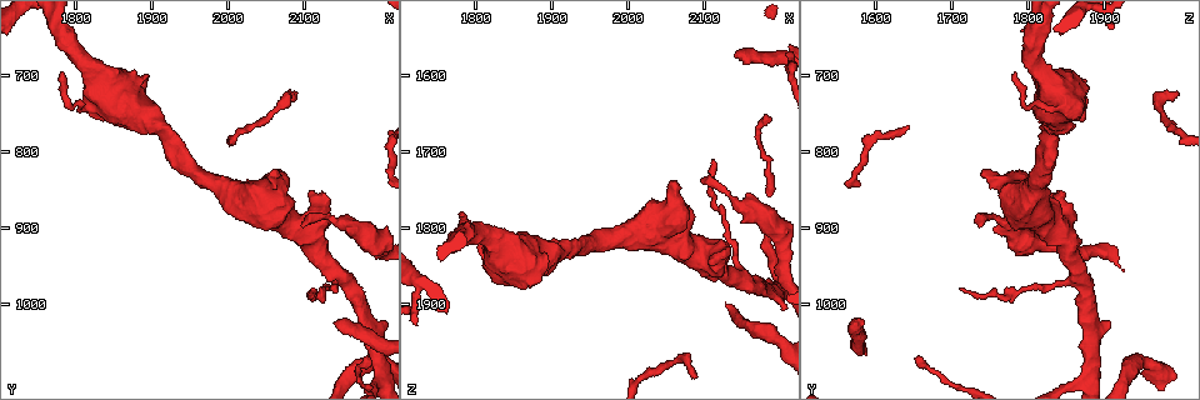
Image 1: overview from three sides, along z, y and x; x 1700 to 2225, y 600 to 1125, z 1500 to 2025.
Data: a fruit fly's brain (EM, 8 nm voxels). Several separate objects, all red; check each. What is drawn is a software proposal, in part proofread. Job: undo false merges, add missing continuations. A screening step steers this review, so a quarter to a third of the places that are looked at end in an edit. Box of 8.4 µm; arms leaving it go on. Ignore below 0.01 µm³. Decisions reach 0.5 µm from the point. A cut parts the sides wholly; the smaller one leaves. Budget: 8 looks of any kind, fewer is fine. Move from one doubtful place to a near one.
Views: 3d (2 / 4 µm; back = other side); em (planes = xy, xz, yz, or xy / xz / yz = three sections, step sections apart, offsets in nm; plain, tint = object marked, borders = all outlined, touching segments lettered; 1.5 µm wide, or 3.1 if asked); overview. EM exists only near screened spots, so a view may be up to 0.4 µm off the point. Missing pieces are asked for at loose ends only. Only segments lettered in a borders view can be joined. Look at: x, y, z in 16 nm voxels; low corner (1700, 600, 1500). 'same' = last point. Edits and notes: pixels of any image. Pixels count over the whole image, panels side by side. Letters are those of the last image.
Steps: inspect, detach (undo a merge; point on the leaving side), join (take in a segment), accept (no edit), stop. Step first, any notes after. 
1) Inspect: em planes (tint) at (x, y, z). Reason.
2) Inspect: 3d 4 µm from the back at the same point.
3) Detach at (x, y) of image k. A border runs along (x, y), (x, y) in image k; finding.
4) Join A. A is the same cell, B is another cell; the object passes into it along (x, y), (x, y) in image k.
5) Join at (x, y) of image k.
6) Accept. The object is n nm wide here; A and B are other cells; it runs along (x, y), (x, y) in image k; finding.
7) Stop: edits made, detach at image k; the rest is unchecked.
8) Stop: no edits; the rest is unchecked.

Inspect: em yz step 4 (borders) at (2095, 900, 1735). Free end.

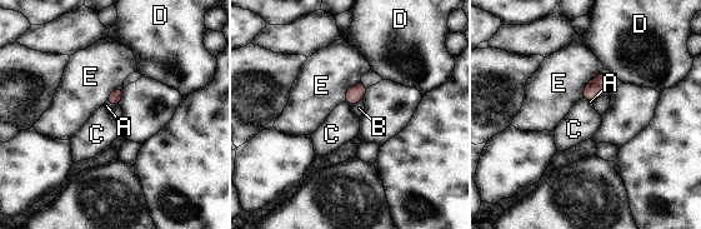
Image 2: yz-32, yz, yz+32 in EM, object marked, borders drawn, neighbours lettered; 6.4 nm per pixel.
Inspect: em xy step 4 (borders) at the same point.

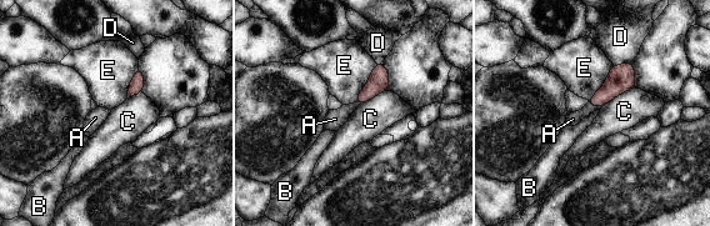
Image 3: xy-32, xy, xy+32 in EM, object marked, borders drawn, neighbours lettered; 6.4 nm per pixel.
Join A. The longest contact is with E, 280 nm; A is the same cell, B, C, D and E are other cells; the object passes into it along (621, 78), (596, 106), (573, 119) in image 3; the neuron continues.

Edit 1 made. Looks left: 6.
Inspect: em planes (borders) at (2085, 720, 1995).

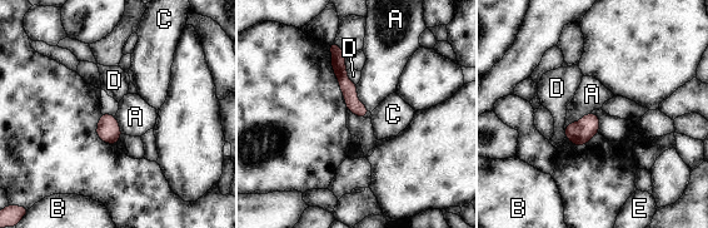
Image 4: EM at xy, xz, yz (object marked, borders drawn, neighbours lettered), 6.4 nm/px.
Accept. A, B, C, D and E are other cells; a border runs along (591, 112), (564, 130) in image 4; no lettered segment goes on from it.

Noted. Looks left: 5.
Inspect: overview.

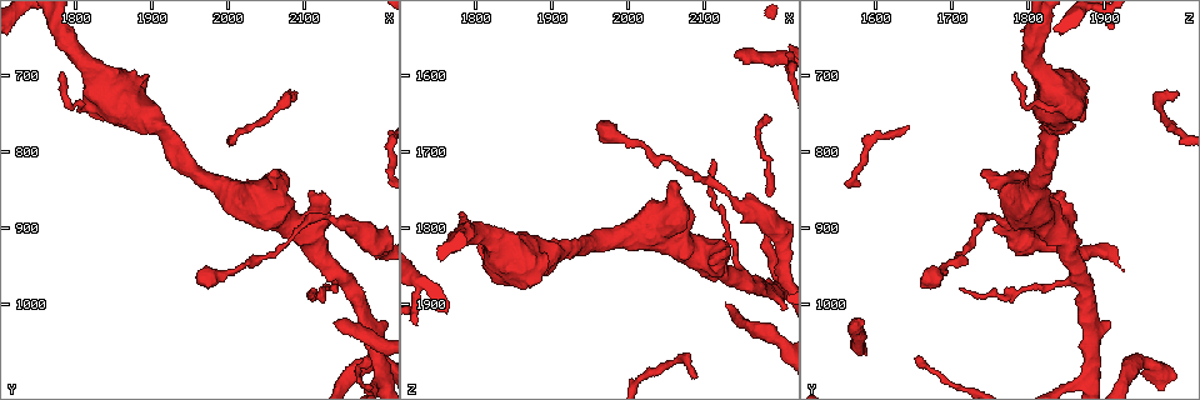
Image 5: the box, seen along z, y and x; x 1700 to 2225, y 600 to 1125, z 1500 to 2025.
Inspect: em xy step 4 (tint) at (2140, 1025, 1575). An open end.

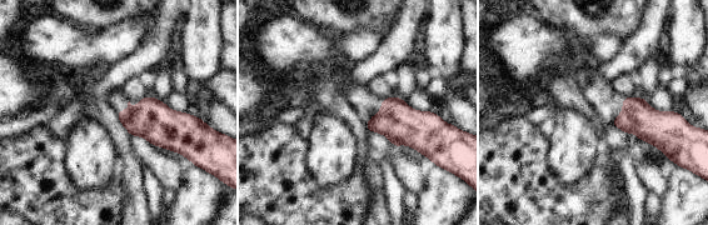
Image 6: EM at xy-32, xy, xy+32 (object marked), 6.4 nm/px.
Inspect: em xy step 4 (borders) at the same point. See the neighbours.

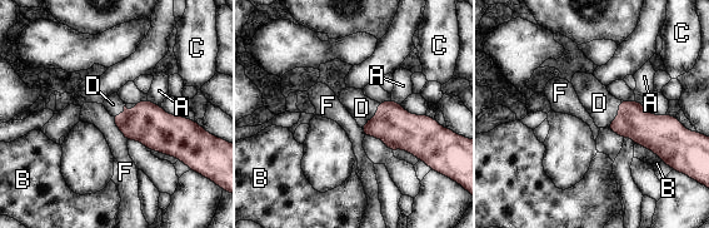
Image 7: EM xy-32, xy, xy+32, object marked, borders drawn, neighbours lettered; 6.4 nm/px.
Join D. The longest contact is with F, 190 nm; D is the same cell, A, B, C and F are other cells; the object passes into it along (148, 123), (124, 109), (113, 104) in image 7; the neuron continues.

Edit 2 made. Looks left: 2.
Stop: edits made, join at image 3, join at image 7; the rest is unchecked.

